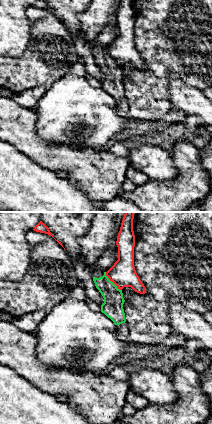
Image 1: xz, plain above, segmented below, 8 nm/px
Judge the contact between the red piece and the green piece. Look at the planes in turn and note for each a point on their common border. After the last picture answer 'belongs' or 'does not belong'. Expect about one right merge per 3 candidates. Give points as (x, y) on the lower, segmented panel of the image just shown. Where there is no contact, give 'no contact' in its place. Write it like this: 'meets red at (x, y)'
meets red at (112, 281)

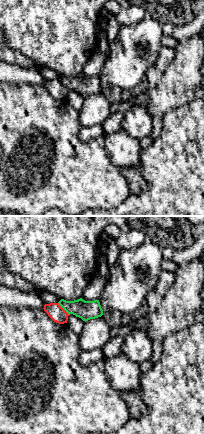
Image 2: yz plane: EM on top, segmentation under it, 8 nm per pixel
meets red at (62, 308)

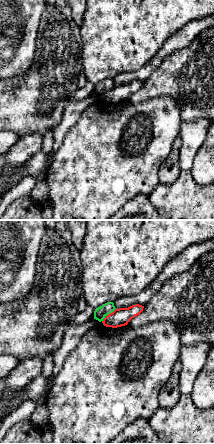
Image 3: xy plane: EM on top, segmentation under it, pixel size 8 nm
meets red at (108, 314)

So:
does not belong

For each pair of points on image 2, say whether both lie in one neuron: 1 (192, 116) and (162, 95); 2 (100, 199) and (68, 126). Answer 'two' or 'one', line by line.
1: two
2: one

